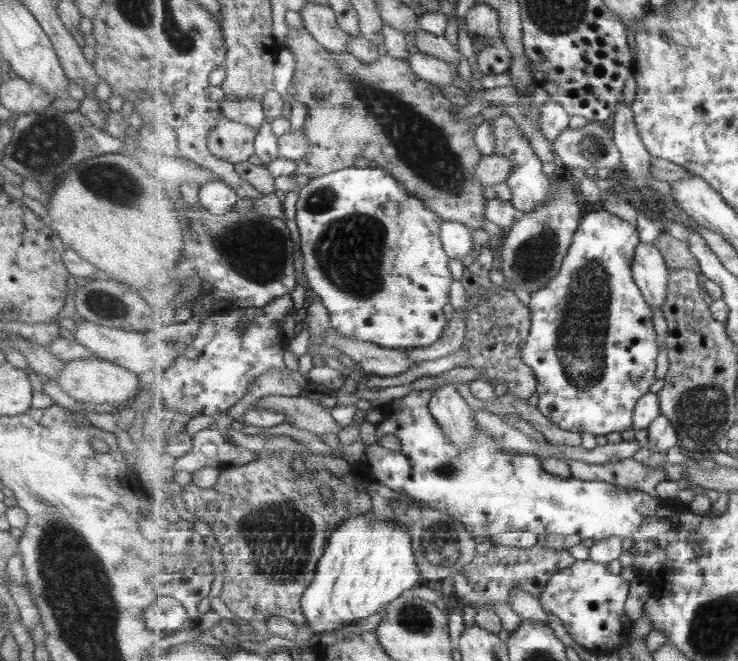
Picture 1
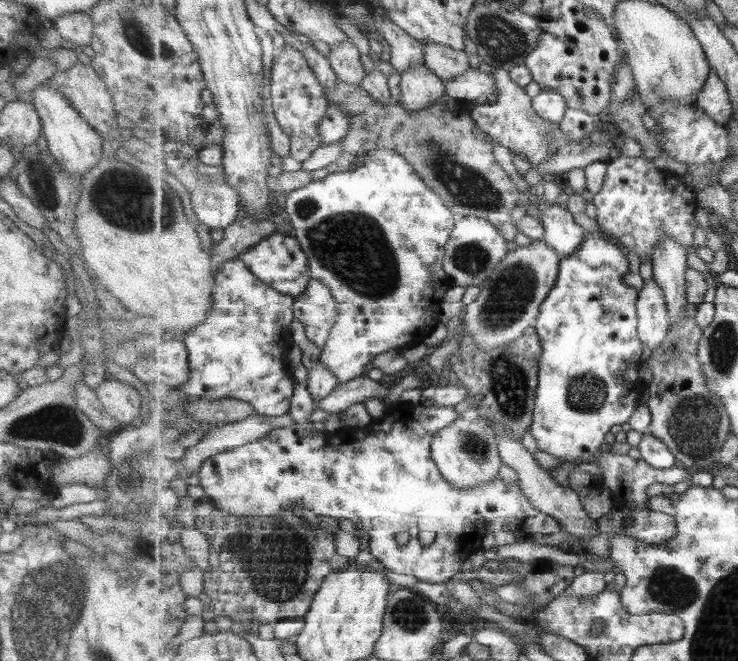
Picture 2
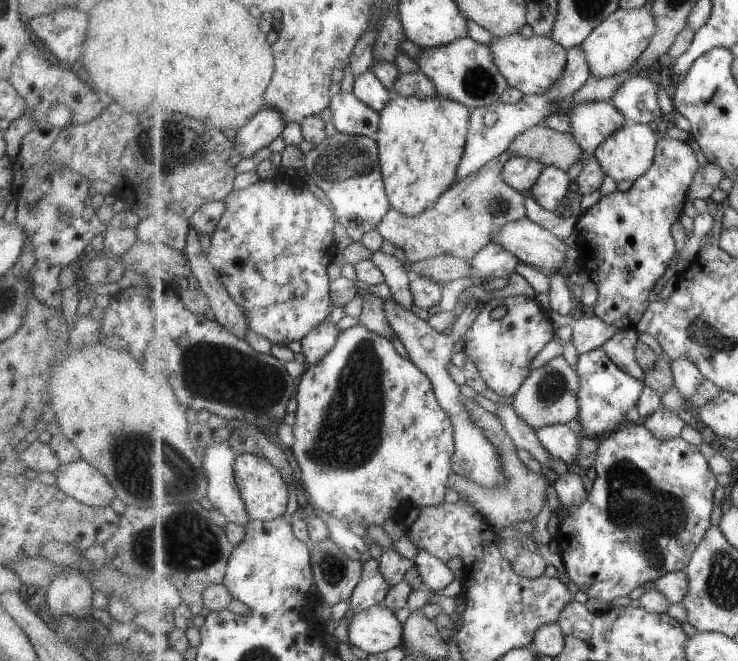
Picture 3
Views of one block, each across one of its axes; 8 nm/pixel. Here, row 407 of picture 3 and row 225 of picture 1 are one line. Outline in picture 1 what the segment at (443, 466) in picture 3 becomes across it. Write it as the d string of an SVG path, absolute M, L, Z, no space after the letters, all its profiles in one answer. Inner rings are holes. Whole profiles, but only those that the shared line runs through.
M381 167L343 168L337 172L329 173L311 179L306 186L299 189L299 200L296 204L296 224L299 228L300 247L304 257L304 273L307 282L315 294L329 309L333 328L342 336L354 340L371 341L379 346L389 349L425 348L435 344L441 339L445 328L448 326L445 318L445 304L450 302L452 296L453 274L449 270L449 255L441 240L441 225L445 220L421 201L412 196L409 190L386 169Z

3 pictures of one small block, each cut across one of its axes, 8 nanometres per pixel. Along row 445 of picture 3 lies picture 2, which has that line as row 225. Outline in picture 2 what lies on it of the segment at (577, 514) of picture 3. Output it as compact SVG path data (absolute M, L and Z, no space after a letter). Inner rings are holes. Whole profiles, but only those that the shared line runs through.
M616 153L606 162L603 178L600 191L594 195L593 203L598 210L595 221L625 251L633 251L641 261L653 260L659 239L673 237L687 251L693 248L695 252L692 244L698 198L683 177L657 168L645 156L633 158Z

